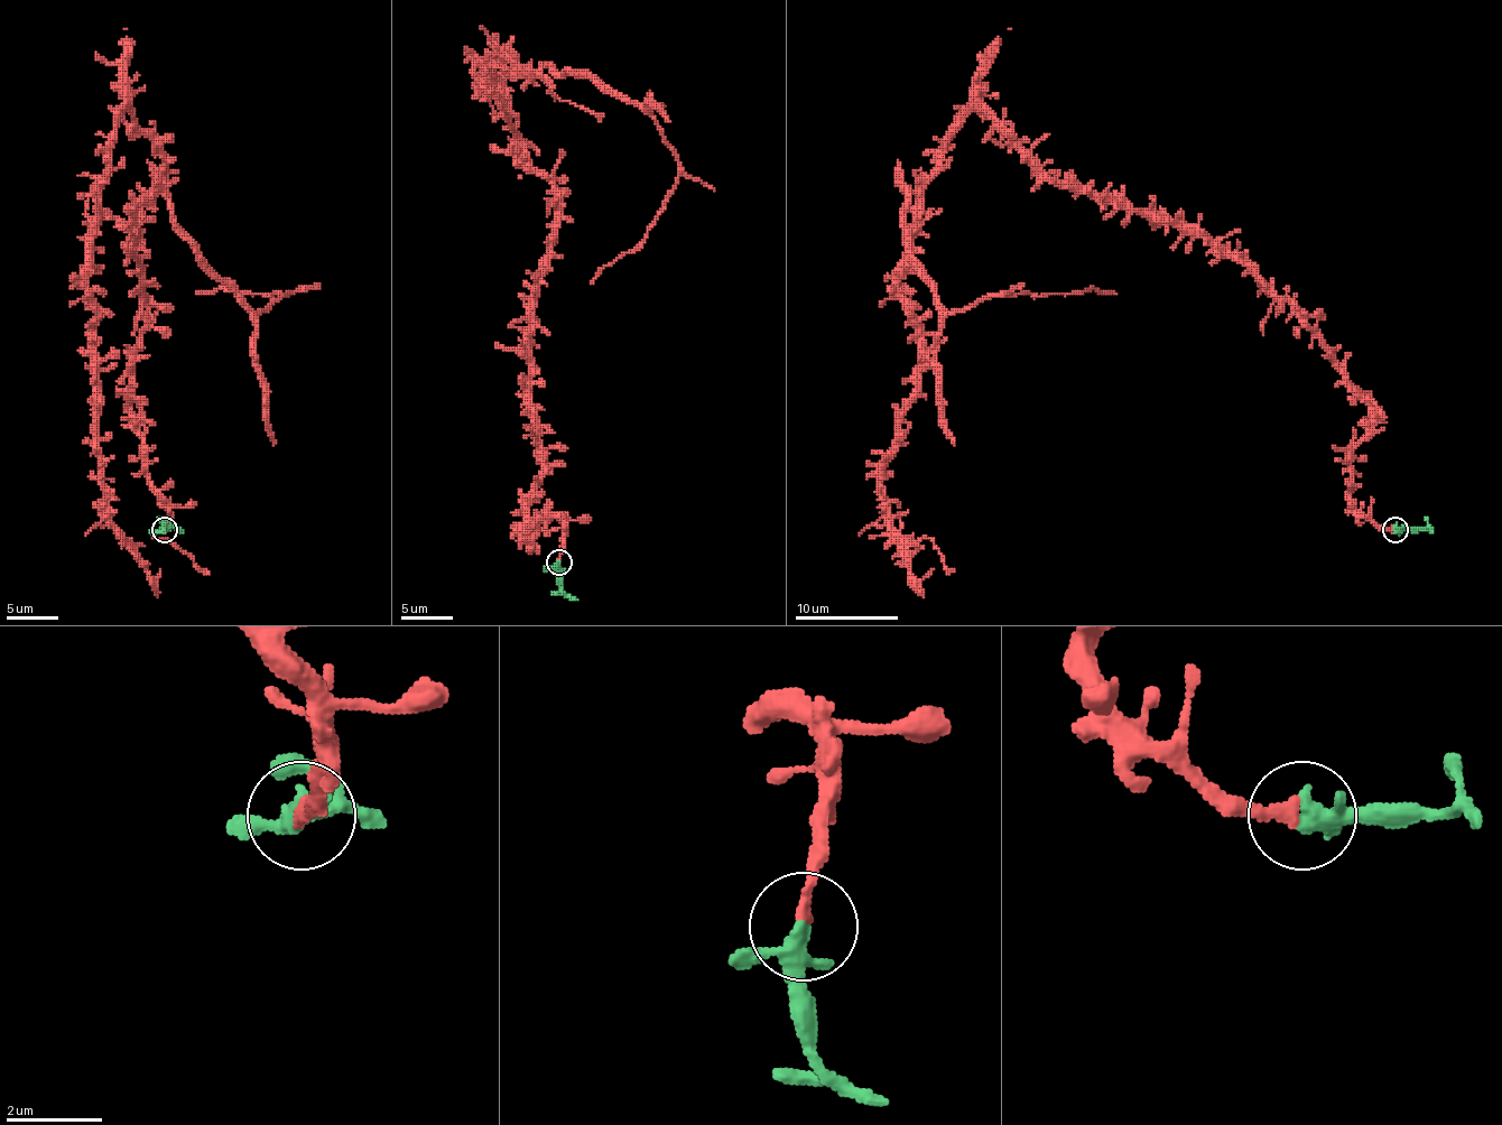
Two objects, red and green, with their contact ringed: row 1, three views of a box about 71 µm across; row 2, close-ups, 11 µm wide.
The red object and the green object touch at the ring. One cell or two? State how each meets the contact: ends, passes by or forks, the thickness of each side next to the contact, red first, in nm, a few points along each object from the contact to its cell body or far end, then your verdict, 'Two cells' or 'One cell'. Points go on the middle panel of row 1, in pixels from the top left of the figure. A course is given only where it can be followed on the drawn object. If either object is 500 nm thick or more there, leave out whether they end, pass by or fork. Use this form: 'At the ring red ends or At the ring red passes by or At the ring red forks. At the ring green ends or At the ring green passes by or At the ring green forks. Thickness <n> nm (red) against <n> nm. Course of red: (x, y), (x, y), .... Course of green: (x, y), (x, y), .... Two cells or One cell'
At the ring red ends. At the ring green passes by. Thickness 280 nm (red) against 360 nm. Course of red: (559, 561), (557, 518), (526, 538), (557, 191), (482, 65), (488, 85), (498, 49), (603, 115). Course of green: (559, 561), (559, 589), (565, 594), (552, 592). One cell

